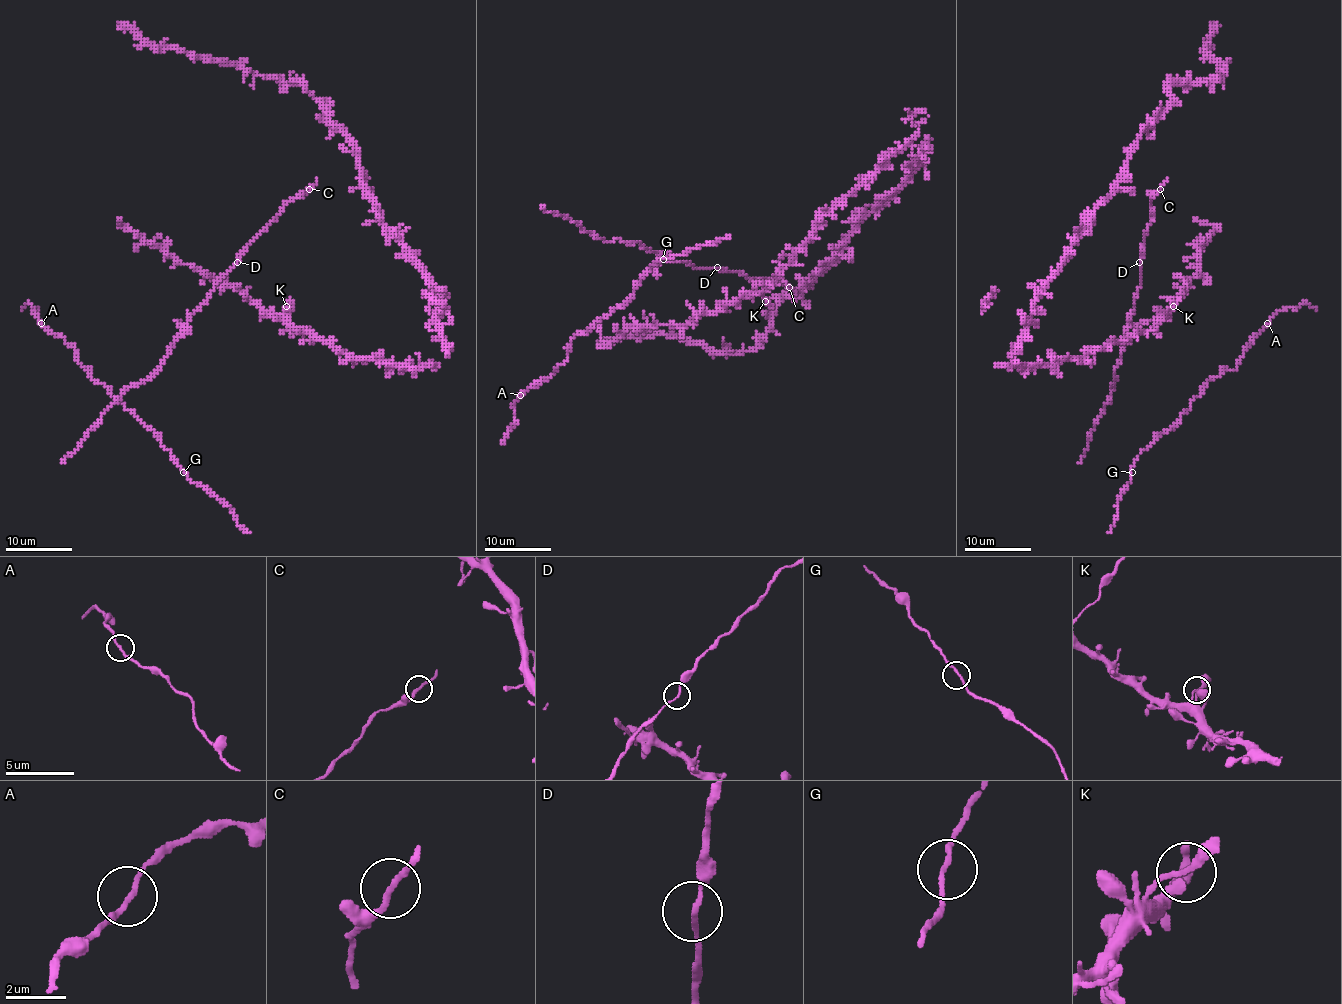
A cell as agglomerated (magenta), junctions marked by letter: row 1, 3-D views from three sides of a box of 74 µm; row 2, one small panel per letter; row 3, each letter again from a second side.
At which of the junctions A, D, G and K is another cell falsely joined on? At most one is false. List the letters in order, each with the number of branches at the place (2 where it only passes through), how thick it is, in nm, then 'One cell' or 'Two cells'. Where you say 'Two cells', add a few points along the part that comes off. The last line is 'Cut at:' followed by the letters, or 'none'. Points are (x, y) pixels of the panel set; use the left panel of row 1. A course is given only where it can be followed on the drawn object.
A: Branches: 2. Thickness 170 nm. One cell
D: Branches: 2. Thickness 150 nm. One cell
G: Branches: 2. Thickness 160 nm. One cell
K: Branches: 2. Thickness 190 nm. One cell
Cut at: none

